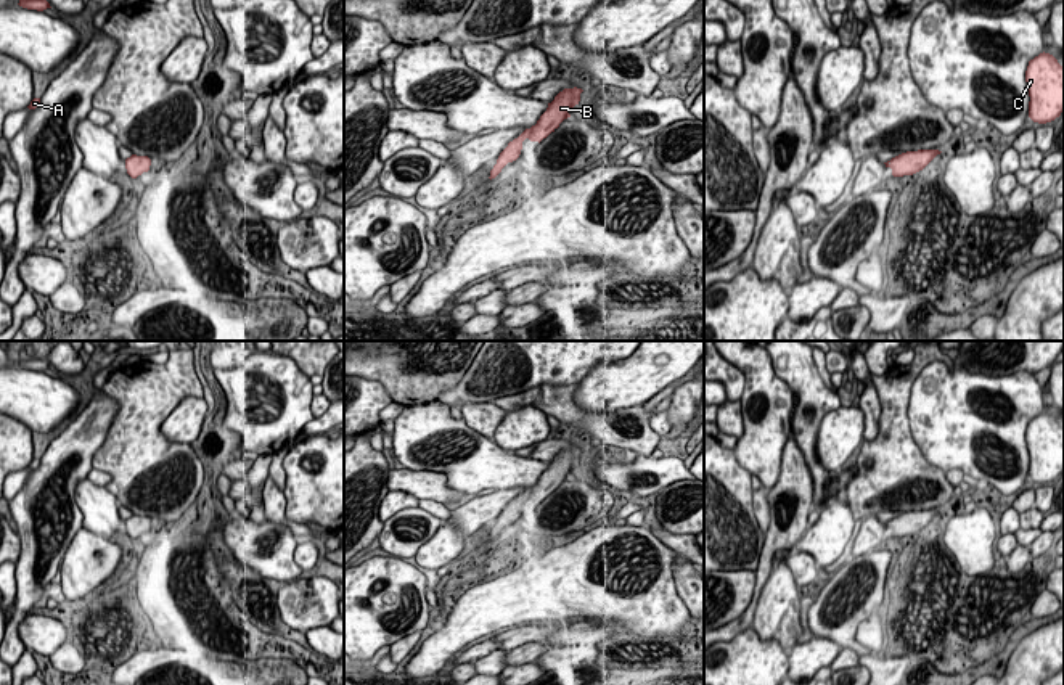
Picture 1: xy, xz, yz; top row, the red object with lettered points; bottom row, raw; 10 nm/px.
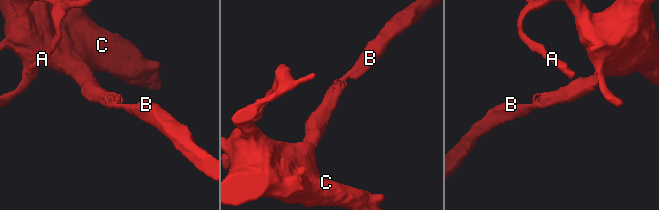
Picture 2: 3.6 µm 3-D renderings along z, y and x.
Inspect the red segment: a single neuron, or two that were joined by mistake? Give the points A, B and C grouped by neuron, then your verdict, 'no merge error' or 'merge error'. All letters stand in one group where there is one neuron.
groups A B C; no merge error

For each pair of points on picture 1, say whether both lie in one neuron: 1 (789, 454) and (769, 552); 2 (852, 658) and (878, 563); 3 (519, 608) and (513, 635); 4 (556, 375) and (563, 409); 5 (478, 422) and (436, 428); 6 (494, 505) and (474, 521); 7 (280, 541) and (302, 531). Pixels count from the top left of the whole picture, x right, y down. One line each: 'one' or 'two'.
1: one
2: two
3: two
4: two
5: two
6: one
7: two

